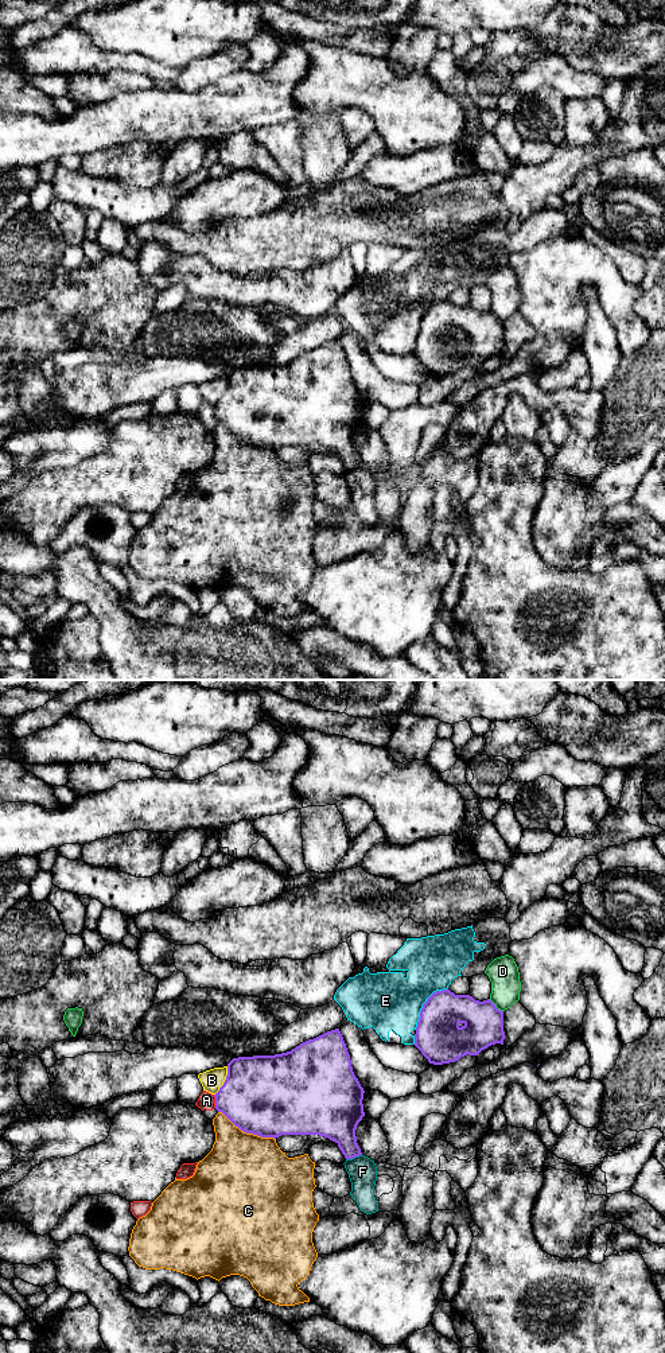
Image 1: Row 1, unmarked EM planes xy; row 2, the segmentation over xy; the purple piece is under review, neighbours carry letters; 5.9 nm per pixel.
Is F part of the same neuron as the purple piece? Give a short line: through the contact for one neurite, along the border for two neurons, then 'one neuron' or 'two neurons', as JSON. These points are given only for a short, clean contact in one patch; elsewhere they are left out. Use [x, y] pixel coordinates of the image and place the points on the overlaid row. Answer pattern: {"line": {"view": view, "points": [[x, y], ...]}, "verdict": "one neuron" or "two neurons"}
{"verdict": "two neurons"}

